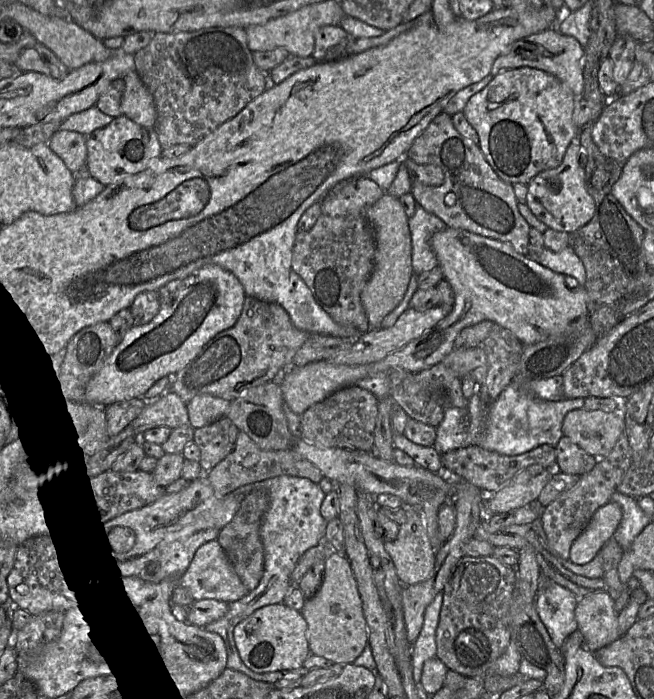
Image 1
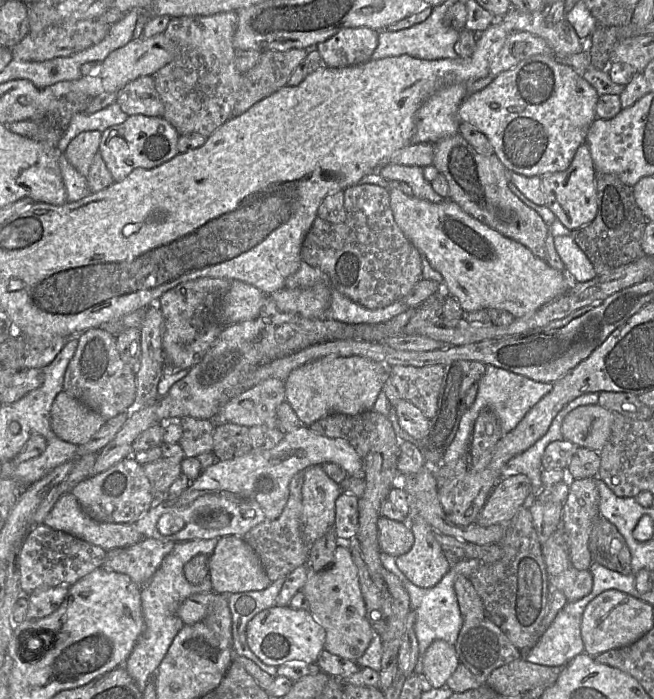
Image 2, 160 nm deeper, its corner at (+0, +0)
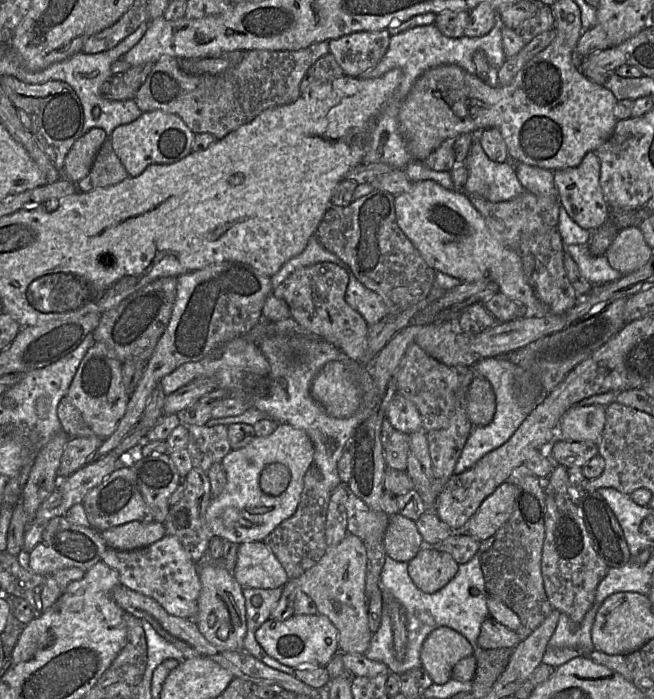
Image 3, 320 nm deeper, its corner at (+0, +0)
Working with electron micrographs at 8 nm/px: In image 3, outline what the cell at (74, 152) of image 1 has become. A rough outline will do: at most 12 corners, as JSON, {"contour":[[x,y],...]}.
{"contour":[[98,127],[80,136],[65,157],[63,176],[86,177],[106,139]]}

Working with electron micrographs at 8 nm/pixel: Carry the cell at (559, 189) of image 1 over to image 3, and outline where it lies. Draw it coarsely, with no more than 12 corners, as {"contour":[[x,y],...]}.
{"contour":[[600,161],[577,167],[553,174],[559,203],[593,232],[609,220]]}

